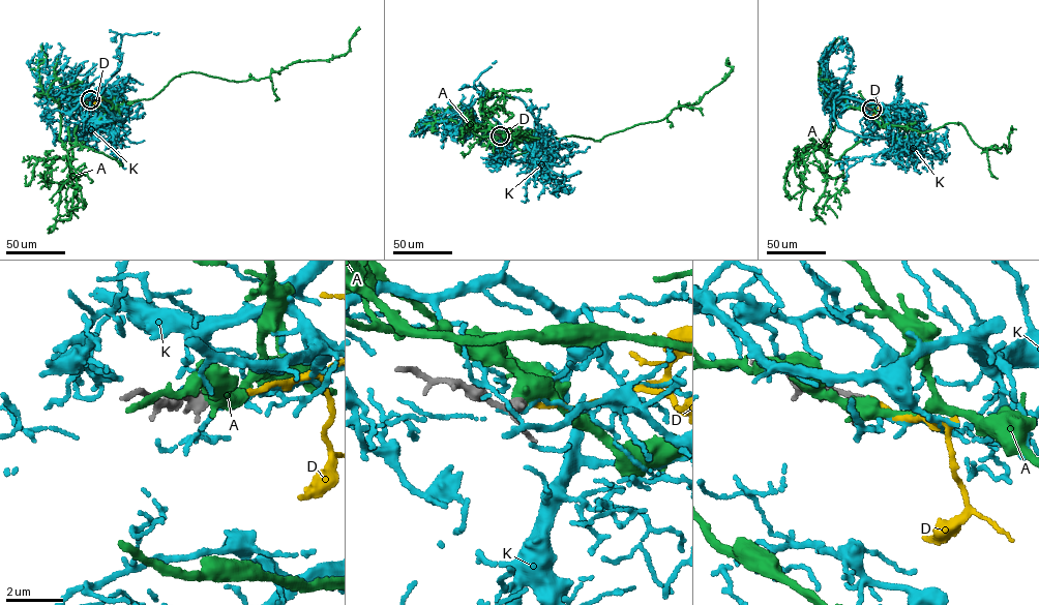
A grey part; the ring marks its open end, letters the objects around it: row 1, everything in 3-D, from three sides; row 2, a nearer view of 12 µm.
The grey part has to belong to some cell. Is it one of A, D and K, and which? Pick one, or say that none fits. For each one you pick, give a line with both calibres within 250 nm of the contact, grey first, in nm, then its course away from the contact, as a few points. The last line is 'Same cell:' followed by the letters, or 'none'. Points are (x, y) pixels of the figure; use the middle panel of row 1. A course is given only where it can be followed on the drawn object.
D: Thickness 320 nm (grey) against 150 nm. Its course: (500, 134), (515, 132)
Same cell: D

